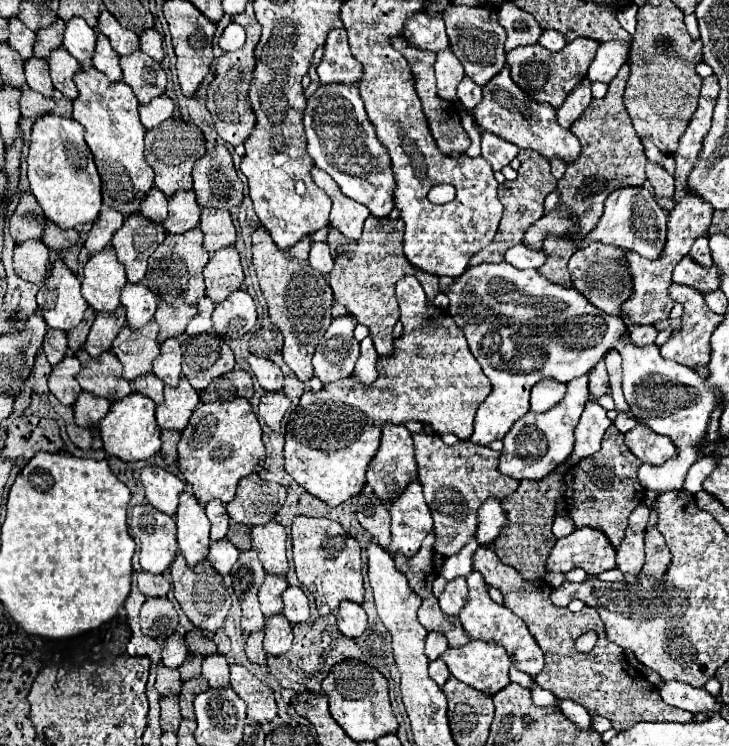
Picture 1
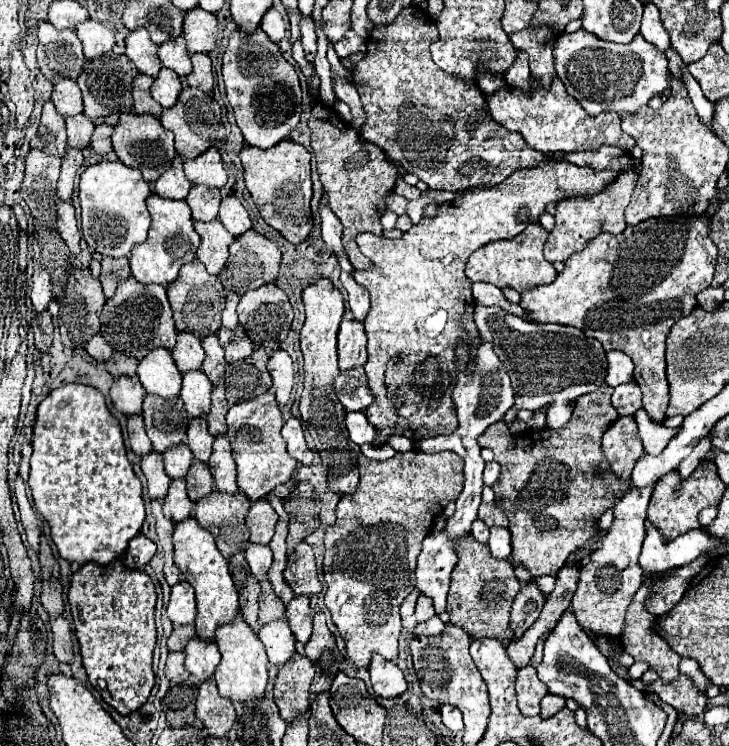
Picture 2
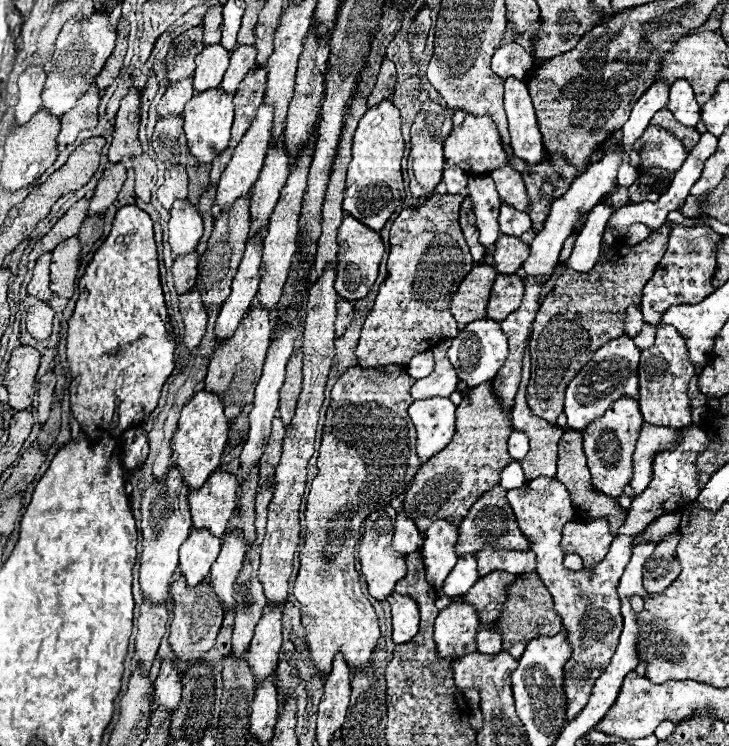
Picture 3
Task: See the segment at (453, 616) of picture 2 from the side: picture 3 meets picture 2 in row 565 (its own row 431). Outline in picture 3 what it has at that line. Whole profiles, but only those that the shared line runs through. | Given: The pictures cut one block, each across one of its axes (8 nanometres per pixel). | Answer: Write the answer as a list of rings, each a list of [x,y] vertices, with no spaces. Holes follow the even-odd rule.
[[[484,382],[472,388],[456,410],[456,434],[452,442],[424,462],[406,490],[404,512],[416,524],[422,536],[436,520],[446,520],[458,526],[468,514],[470,506],[492,486],[500,484],[500,472],[512,462],[506,446],[510,434],[510,416],[502,410],[498,398],[492,394],[492,384]]]

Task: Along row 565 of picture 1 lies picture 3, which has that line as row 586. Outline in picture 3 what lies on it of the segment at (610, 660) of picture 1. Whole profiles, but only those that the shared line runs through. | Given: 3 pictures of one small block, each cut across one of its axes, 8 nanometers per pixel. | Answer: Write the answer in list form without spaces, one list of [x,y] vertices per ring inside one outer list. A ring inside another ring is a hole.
[[[490,572],[470,588],[468,594],[462,596],[462,602],[474,606],[478,620],[482,624],[492,624],[500,616],[500,608],[506,600],[506,586],[516,576],[508,572]]]

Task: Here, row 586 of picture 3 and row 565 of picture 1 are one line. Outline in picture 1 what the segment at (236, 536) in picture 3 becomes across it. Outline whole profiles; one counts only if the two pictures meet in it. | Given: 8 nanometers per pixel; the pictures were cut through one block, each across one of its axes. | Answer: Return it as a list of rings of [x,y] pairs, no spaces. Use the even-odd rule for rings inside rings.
[[[226,538],[210,544],[208,560],[210,560],[210,564],[212,564],[222,576],[226,576],[226,574],[232,570],[232,566],[234,566],[236,560],[238,560],[238,556],[240,556],[240,550],[238,550],[232,542],[228,542]]]

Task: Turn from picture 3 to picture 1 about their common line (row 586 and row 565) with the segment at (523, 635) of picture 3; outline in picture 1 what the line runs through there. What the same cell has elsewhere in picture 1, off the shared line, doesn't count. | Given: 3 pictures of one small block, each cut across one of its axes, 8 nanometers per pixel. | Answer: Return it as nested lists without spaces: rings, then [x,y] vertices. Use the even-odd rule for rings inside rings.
[[[548,474],[544,480],[532,482],[524,480],[518,490],[512,496],[506,496],[502,500],[504,514],[508,516],[508,524],[500,530],[500,536],[492,542],[494,552],[498,558],[516,568],[524,580],[542,580],[546,576],[546,560],[550,556],[550,550],[554,548],[554,534],[552,534],[552,522],[556,514],[556,500],[564,496],[564,478],[562,474]]]

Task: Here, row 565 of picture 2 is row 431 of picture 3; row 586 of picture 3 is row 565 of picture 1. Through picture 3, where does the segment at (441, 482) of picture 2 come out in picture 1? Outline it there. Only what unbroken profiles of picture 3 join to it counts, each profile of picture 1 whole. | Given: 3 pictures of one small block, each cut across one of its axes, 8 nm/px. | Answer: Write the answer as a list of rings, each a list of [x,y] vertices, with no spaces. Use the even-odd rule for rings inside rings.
[[[296,516],[292,522],[292,550],[298,580],[314,594],[316,608],[322,616],[334,614],[342,600],[362,604],[362,552],[360,544],[334,520]]]

